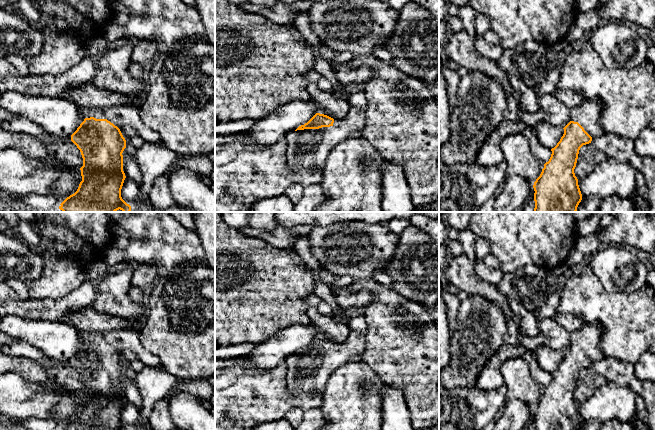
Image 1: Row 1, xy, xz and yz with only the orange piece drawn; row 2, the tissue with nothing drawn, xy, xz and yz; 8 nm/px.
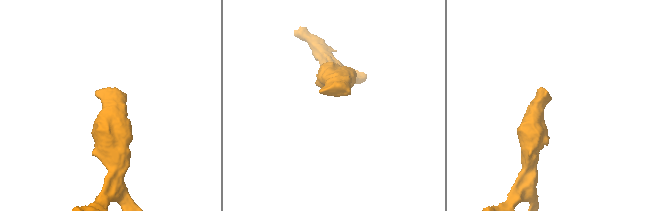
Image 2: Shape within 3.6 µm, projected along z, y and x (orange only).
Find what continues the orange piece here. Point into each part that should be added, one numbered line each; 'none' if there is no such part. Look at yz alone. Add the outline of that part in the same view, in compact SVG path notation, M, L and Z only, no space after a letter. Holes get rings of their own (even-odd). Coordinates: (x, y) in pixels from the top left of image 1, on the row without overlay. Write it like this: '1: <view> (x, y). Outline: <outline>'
1: yz (587, 338). Outline: M598 322L585 323L579 330L570 332L570 345L578 346L594 363L604 357L600 349L603 332Z

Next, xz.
1: xz (309, 372). Outline: M350 330L347 341L334 343L330 351L289 357L286 361L289 392L323 393L332 373L362 355L366 347L365 337L364 333Z

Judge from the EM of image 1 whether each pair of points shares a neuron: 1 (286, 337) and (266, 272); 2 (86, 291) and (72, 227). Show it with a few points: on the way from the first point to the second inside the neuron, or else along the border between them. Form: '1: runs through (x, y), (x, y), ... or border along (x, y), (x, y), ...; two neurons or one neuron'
1: border along (306, 324), (291, 324), (283, 327), (263, 341); two neurons
2: border along (87, 277), (79, 286), (65, 295); two neurons

